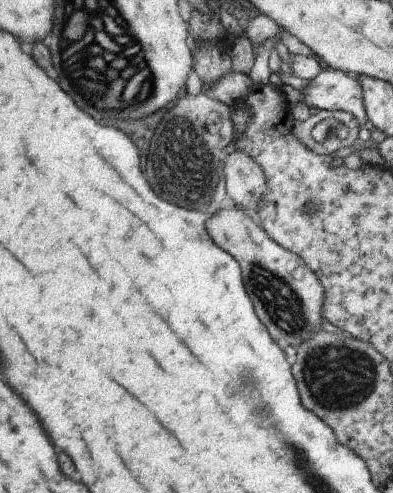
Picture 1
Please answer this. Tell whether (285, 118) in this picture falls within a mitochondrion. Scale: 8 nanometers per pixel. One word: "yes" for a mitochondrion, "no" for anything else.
no

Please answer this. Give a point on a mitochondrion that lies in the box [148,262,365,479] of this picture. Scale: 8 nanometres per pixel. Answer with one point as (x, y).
(248, 382)

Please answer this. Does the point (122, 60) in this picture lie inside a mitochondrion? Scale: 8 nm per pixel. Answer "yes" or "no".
yes

